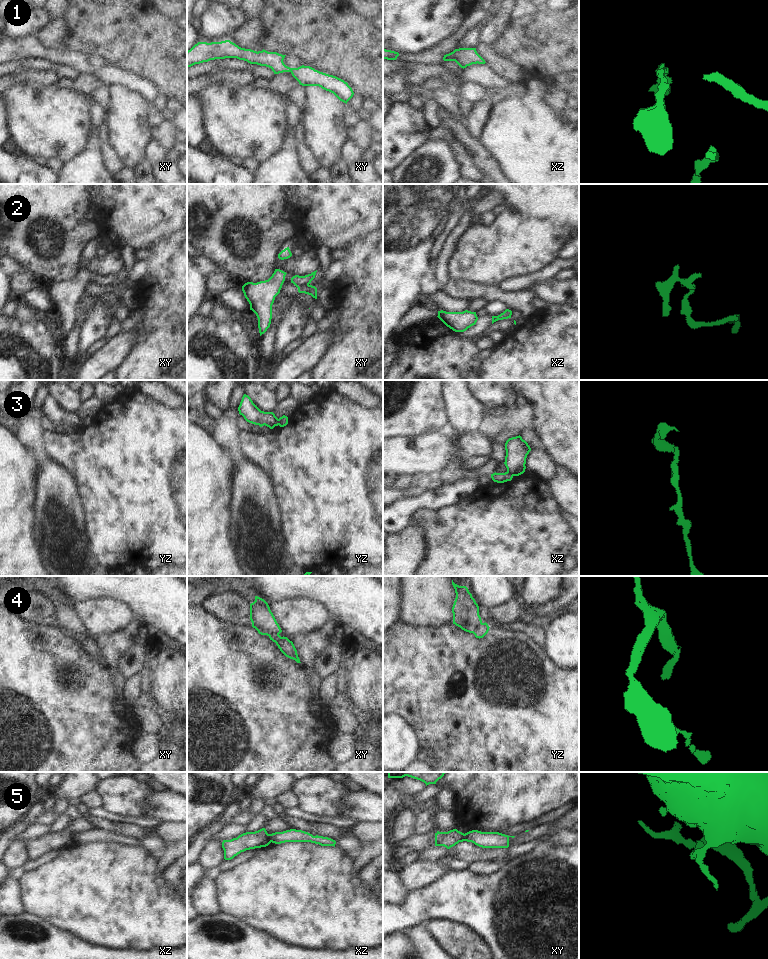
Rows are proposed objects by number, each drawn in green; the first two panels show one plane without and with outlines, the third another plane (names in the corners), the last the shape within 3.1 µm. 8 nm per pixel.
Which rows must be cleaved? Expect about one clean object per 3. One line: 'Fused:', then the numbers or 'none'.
Fused: 2, 3, 4, 5

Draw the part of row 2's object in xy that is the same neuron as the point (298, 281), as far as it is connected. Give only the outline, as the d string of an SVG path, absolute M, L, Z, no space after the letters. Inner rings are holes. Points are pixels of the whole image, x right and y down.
M317 270L305 276L295 275L291 278L291 283L293 283L296 287L309 285L311 281L315 278L316 272Z

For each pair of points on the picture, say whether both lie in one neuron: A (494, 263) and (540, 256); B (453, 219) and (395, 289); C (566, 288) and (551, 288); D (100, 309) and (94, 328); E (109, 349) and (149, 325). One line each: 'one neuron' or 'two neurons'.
A: one neuron
B: two neurons
C: one neuron
D: one neuron
E: two neurons

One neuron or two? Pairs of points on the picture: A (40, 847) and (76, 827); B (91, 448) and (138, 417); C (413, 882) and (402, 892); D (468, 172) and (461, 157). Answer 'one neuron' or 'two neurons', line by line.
A: one neuron
B: one neuron
C: two neurons
D: one neuron

